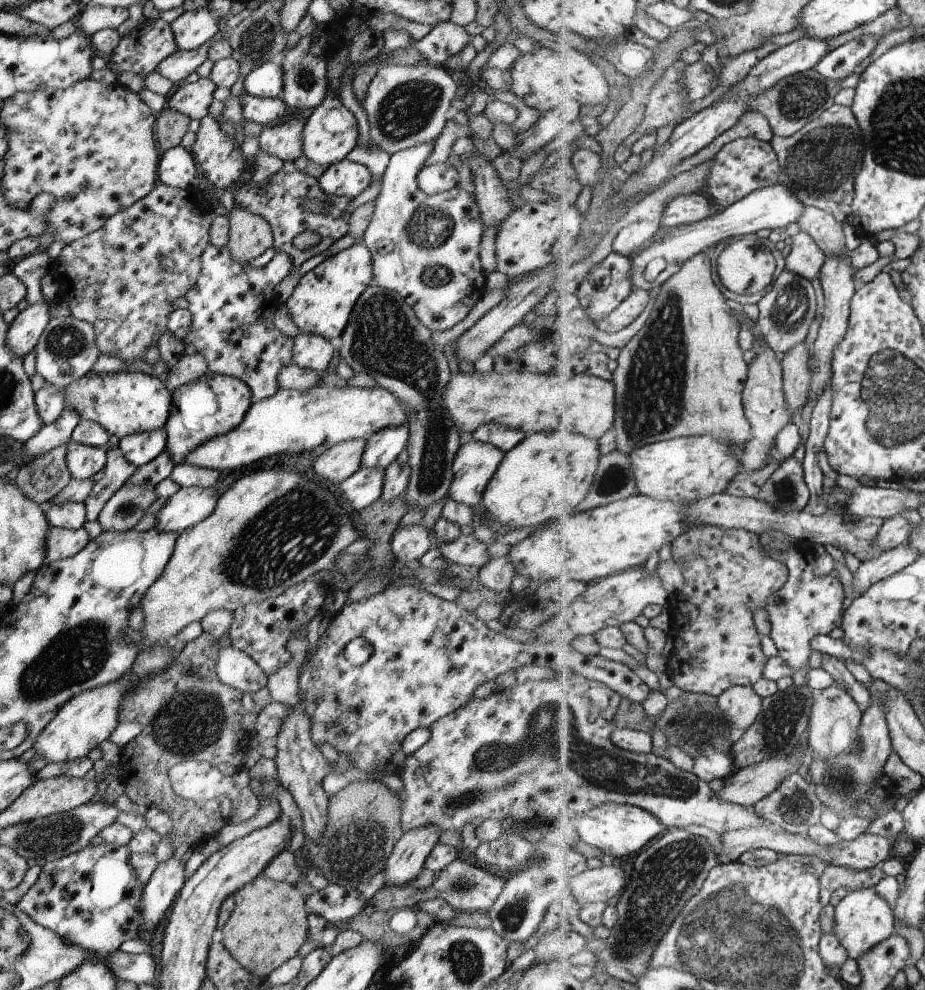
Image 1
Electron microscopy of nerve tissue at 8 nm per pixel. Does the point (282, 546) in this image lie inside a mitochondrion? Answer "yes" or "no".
yes

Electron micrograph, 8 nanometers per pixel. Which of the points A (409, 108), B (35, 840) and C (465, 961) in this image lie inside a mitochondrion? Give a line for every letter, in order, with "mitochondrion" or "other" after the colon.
A: mitochondrion
B: mitochondrion
C: mitochondrion

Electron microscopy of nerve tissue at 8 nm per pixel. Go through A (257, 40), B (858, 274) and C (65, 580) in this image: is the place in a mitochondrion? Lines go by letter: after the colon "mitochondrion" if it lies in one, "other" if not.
A: mitochondrion
B: other
C: other

